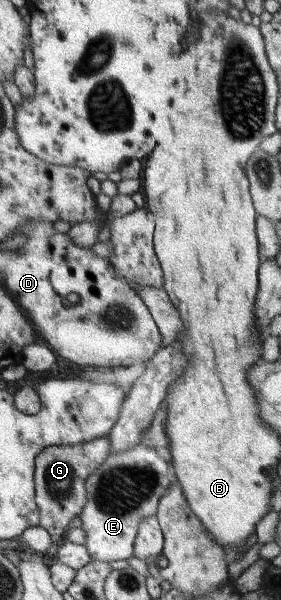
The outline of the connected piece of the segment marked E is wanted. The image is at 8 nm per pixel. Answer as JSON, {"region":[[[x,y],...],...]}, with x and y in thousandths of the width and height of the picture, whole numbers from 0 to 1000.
{"region":[[[509,735],[445,752],[391,753],[381,765],[324,787],[302,807],[310,835],[278,863],[288,868],[288,882],[310,895],[302,910],[331,935],[384,940],[477,927],[477,905],[495,873],[516,863],[559,858],[562,838],[609,810],[609,793],[616,793],[609,777],[559,757],[548,745],[527,743]]]}

